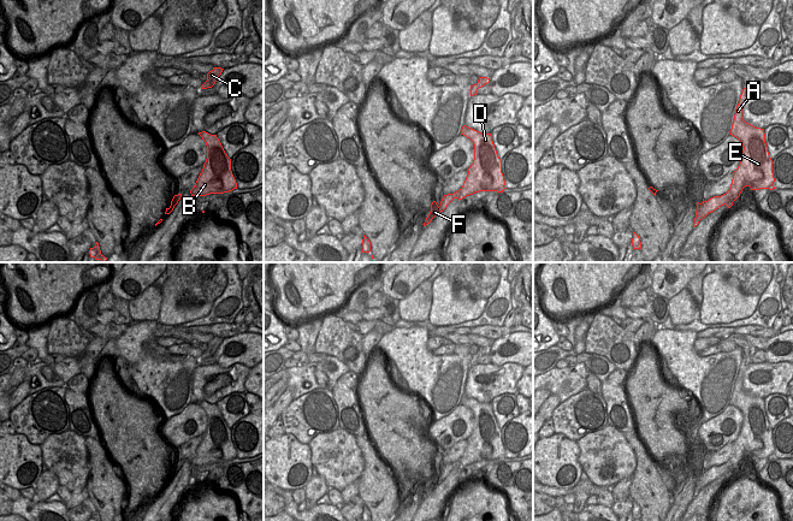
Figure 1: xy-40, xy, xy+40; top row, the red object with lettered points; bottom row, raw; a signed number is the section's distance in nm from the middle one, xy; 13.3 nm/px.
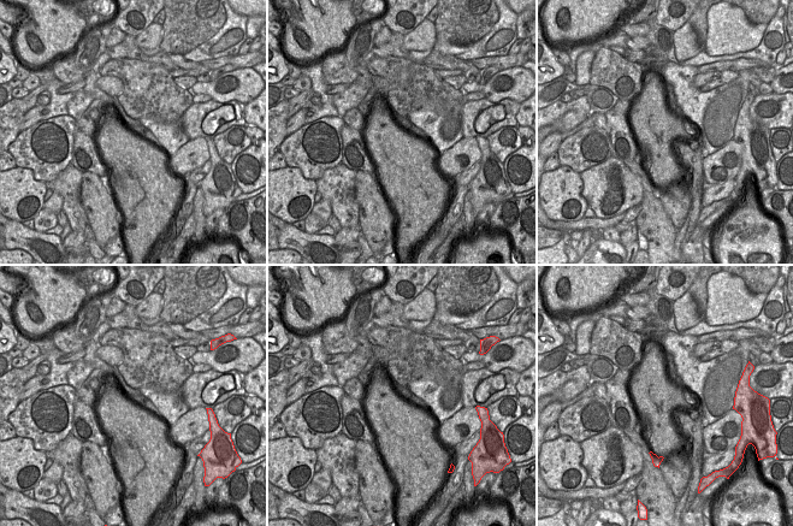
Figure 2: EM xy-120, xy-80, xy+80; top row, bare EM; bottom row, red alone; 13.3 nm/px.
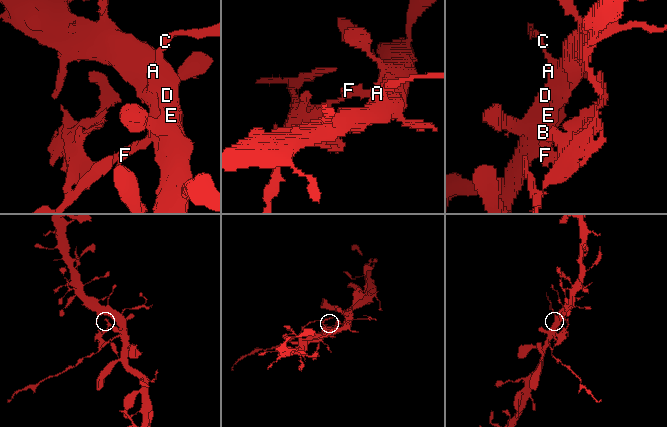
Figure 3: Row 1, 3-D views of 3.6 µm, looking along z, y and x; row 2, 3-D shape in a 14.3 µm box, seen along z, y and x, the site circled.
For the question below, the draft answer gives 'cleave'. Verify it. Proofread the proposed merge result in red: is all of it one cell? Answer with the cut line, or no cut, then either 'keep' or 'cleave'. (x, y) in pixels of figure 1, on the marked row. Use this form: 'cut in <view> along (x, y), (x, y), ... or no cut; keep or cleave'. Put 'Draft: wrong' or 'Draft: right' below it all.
cut in xy+40 along (728, 190), (734, 200); cleave
Draft: right

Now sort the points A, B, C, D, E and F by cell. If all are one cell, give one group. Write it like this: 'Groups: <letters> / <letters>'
Groups: A B C D E / F

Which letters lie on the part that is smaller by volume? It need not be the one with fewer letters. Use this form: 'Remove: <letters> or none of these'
Remove: F

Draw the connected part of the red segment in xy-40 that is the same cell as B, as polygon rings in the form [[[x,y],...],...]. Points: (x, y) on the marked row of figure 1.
[[[206,131],[199,132],[207,146],[207,159],[203,164],[191,196],[206,196],[209,194],[224,194],[237,189],[236,179],[231,171],[231,159],[225,153],[217,135]]]

